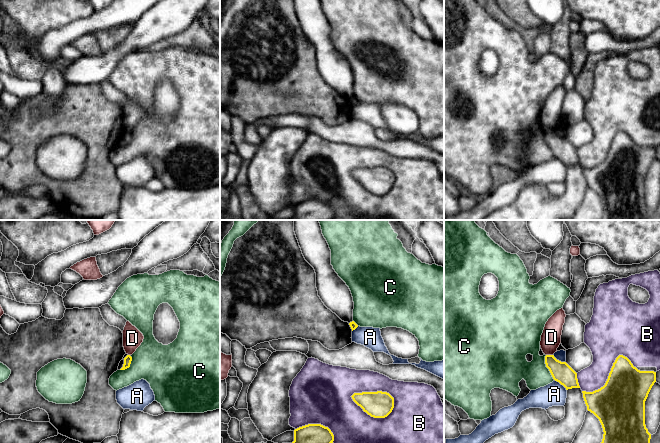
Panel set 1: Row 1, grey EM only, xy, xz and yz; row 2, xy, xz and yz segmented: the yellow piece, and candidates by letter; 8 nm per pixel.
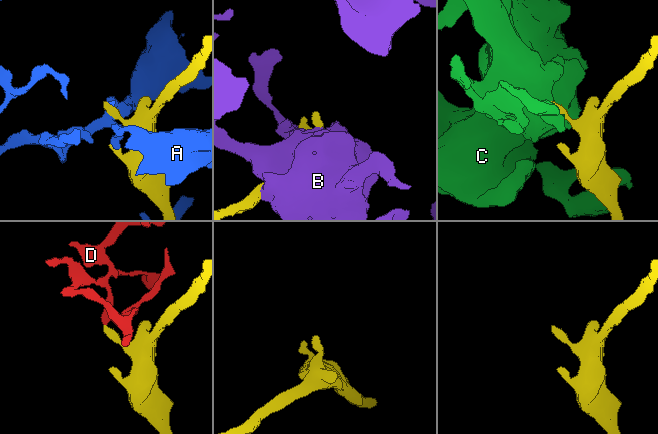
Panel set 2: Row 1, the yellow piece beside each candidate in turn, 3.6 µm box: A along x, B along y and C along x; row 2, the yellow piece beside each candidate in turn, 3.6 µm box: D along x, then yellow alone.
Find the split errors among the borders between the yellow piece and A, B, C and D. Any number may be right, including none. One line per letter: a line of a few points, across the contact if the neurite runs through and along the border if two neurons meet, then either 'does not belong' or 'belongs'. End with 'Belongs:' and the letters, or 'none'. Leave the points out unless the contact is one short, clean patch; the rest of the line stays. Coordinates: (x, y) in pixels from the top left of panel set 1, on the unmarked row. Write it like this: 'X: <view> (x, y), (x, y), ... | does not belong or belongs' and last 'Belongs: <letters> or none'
A: does not belong
B: does not belong
C: yz (545, 131), (545, 142), (554, 155) | does not belong
D: yz (546, 130), (552, 131) | does not belong
Belongs: none

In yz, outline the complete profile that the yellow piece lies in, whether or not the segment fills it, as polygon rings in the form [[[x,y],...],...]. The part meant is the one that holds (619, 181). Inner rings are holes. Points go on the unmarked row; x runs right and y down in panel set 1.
[[[619,131],[603,163],[593,168],[582,167],[587,186],[593,189],[603,204],[600,220],[650,220],[651,210],[645,201],[645,177],[656,158],[656,148],[640,147],[631,137]]]

